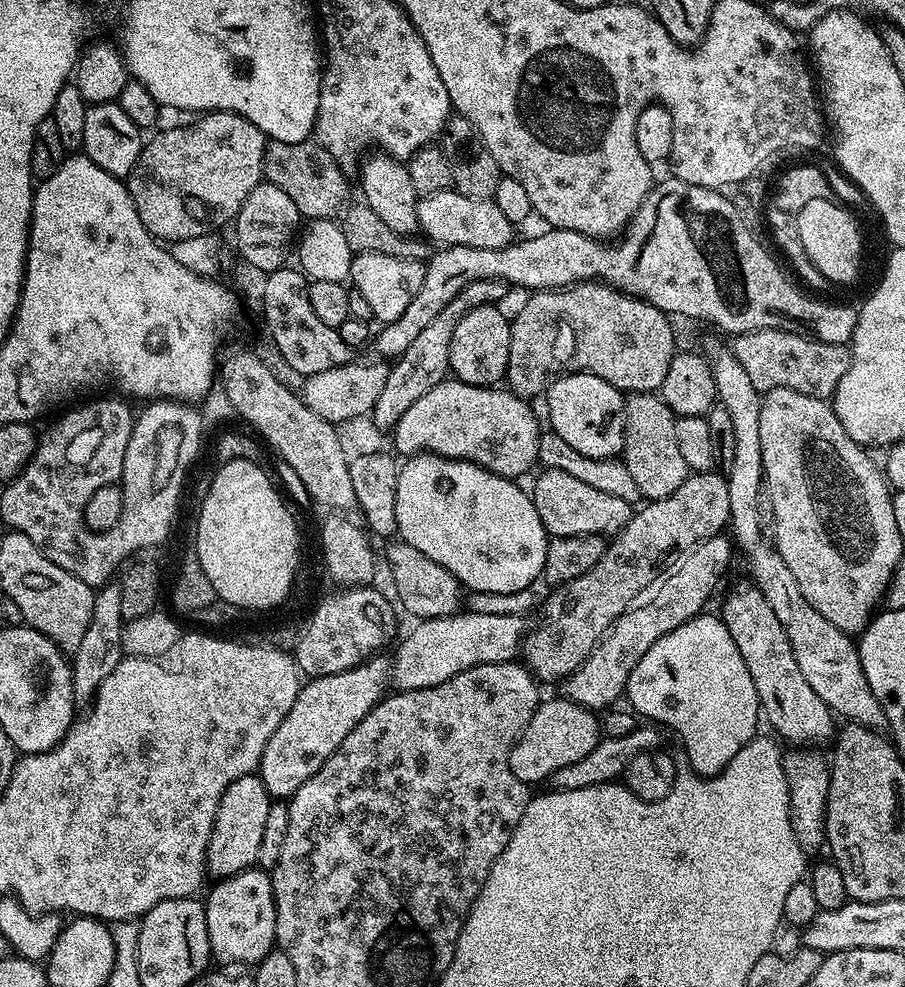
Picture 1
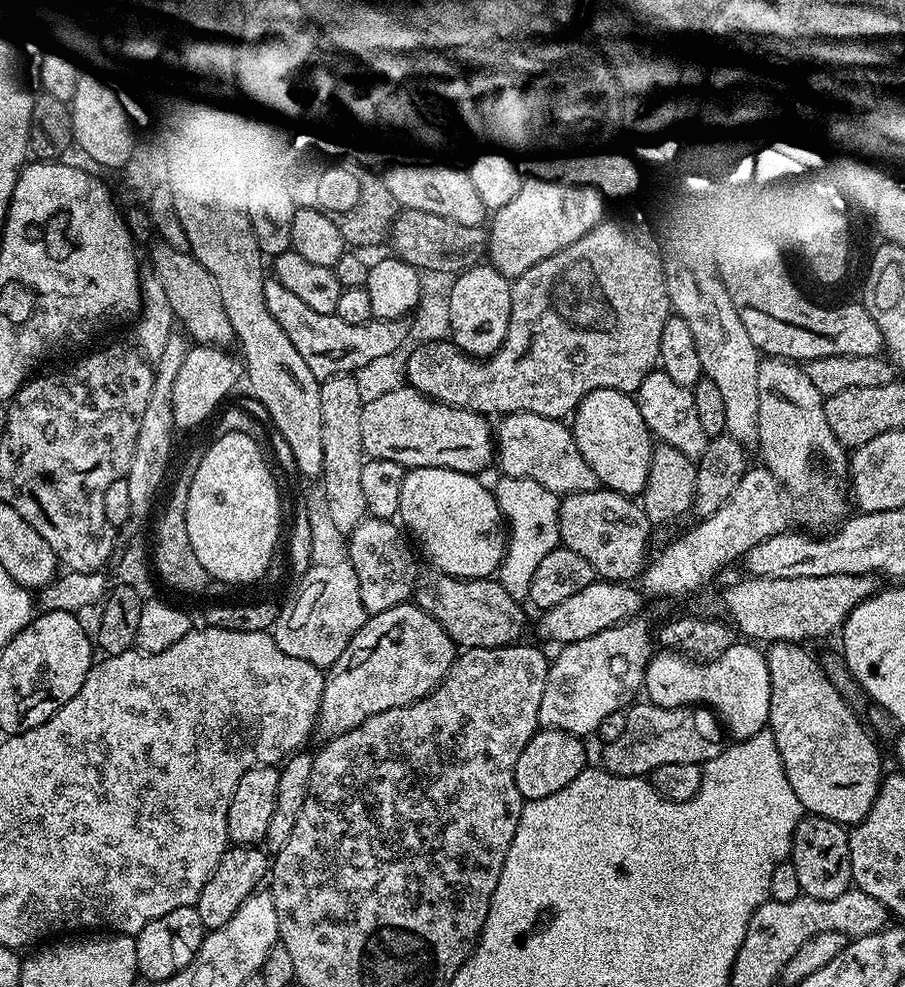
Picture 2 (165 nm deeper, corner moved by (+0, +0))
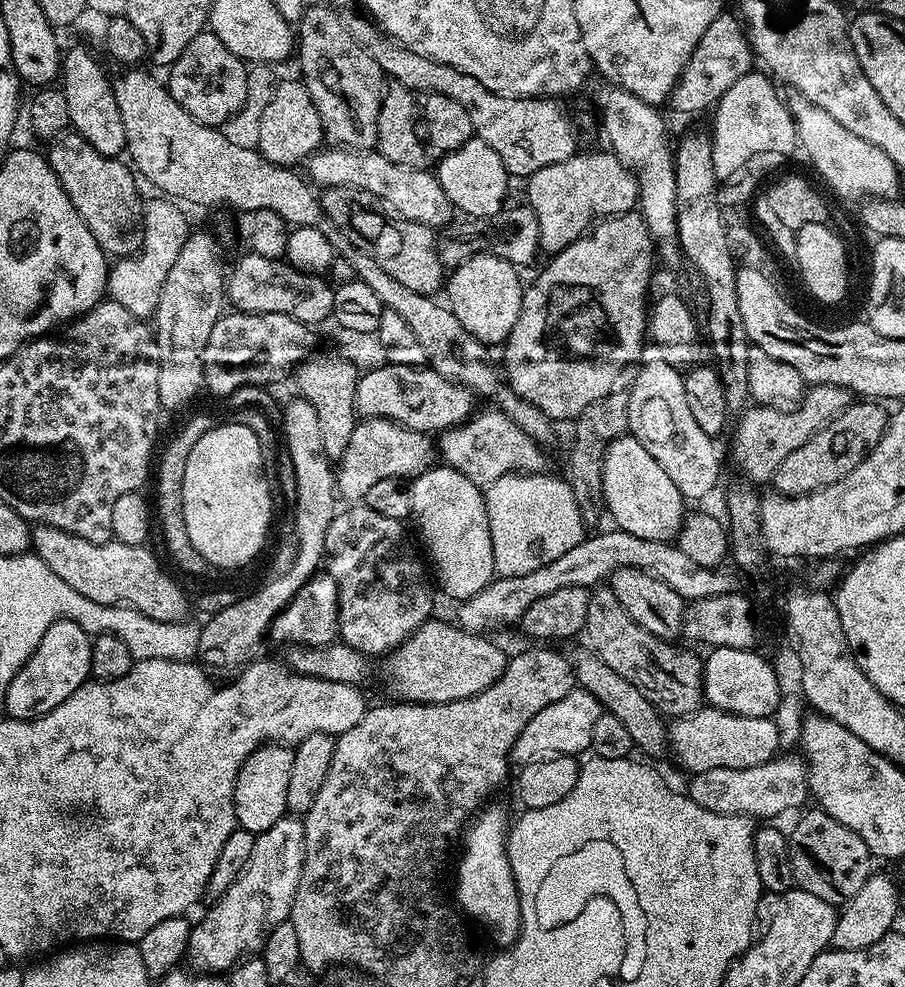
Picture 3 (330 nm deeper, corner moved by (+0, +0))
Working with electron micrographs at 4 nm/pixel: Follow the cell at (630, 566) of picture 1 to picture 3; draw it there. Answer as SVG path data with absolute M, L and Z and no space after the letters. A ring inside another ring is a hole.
M813 384L805 391L798 406L791 410L748 406L743 409L736 433L732 436L732 456L740 463L740 468L753 480L751 483L764 484L775 477L778 466L783 460L794 454L800 446L806 446L818 430L830 423L850 403L850 393L836 384Z

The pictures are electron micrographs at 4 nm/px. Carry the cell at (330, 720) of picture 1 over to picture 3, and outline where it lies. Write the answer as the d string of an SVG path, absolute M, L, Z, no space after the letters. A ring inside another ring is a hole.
M430 618L421 628L393 648L383 657L384 680L393 692L395 699L409 704L449 704L458 702L462 698L470 698L486 686L494 686L500 675L506 670L510 656L504 653L492 640L487 640L487 635L467 632L455 623L443 624L437 618Z

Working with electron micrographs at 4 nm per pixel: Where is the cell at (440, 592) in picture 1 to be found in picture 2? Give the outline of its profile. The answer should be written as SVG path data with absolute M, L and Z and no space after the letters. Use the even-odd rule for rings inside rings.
M432 574L432 577L421 579L417 583L414 593L414 603L430 618L437 620L450 634L450 638L461 649L465 648L501 648L507 644L518 644L525 639L524 627L528 624L528 616L524 613L524 604L516 600L500 585L499 579L489 578L487 580L463 580L457 576L446 576L443 574Z

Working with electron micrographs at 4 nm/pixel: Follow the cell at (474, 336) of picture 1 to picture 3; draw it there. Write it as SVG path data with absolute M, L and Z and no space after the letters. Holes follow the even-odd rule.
M480 252L464 264L451 269L447 277L447 307L451 308L454 318L458 318L458 322L470 330L470 334L474 334L474 338L486 346L503 345L514 330L514 322L518 322L525 285L520 284L520 276L516 272L519 272L517 265L506 262L500 256Z

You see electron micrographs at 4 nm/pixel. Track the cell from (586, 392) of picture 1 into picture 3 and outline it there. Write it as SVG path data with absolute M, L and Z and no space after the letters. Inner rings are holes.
M625 434L608 444L604 452L602 468L602 490L604 491L603 507L608 507L612 520L619 531L626 534L634 534L634 538L646 538L647 540L675 541L680 533L683 518L686 514L686 499L678 490L678 486L662 466L654 460L646 447L631 434Z

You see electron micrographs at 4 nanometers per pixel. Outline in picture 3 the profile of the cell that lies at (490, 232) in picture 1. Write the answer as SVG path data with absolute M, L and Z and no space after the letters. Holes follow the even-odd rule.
M328 146L308 157L307 168L307 175L313 185L361 188L369 192L385 209L393 208L388 210L402 220L413 220L433 230L440 230L454 216L452 204L446 198L446 190L442 190L438 178L431 171L398 166L375 150L354 152L347 148Z

